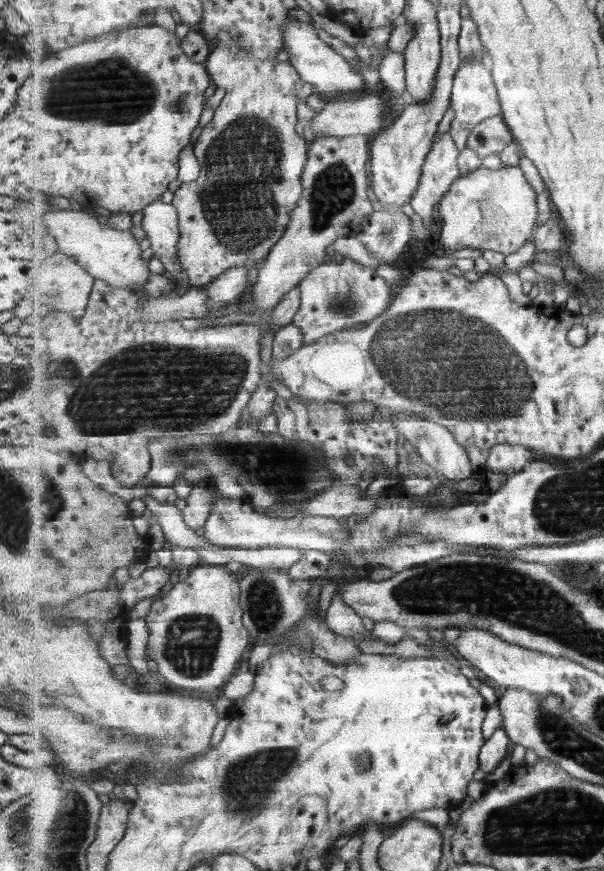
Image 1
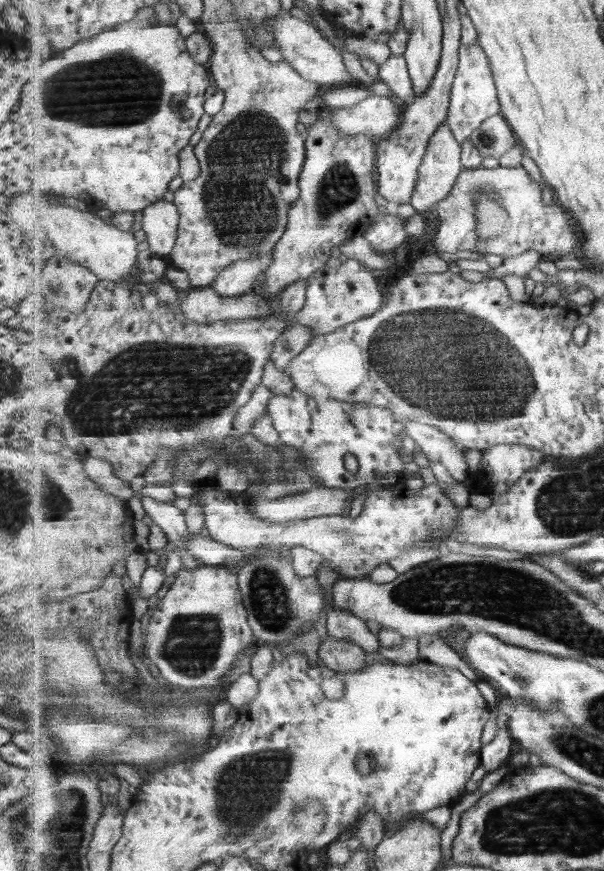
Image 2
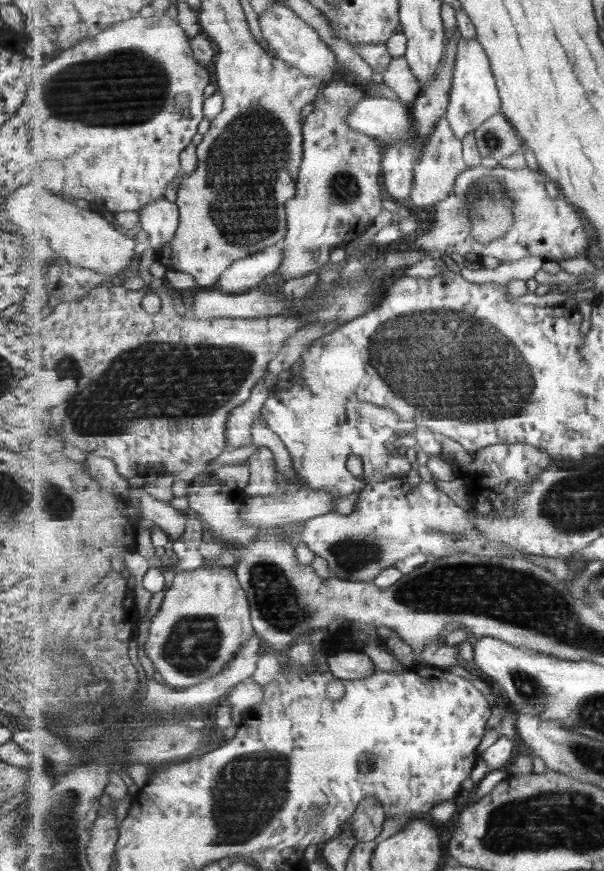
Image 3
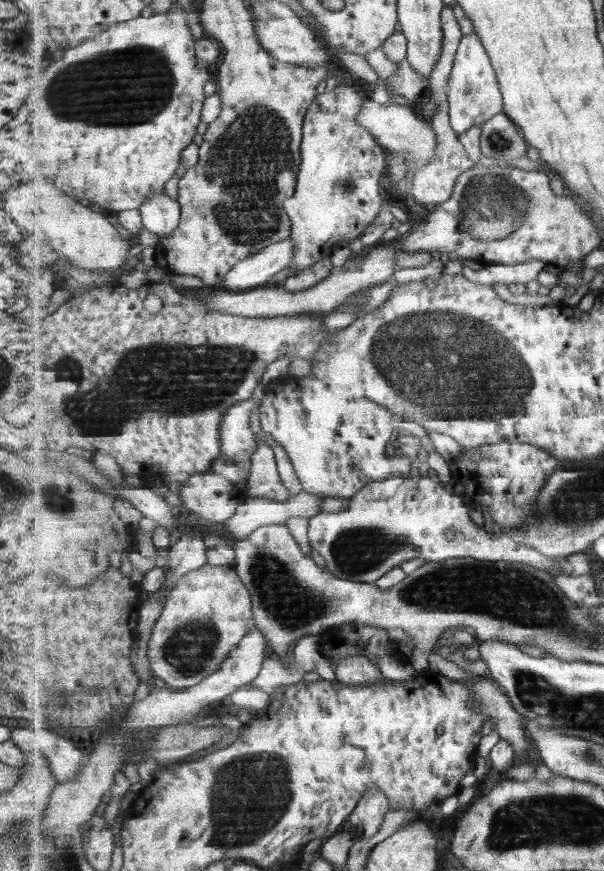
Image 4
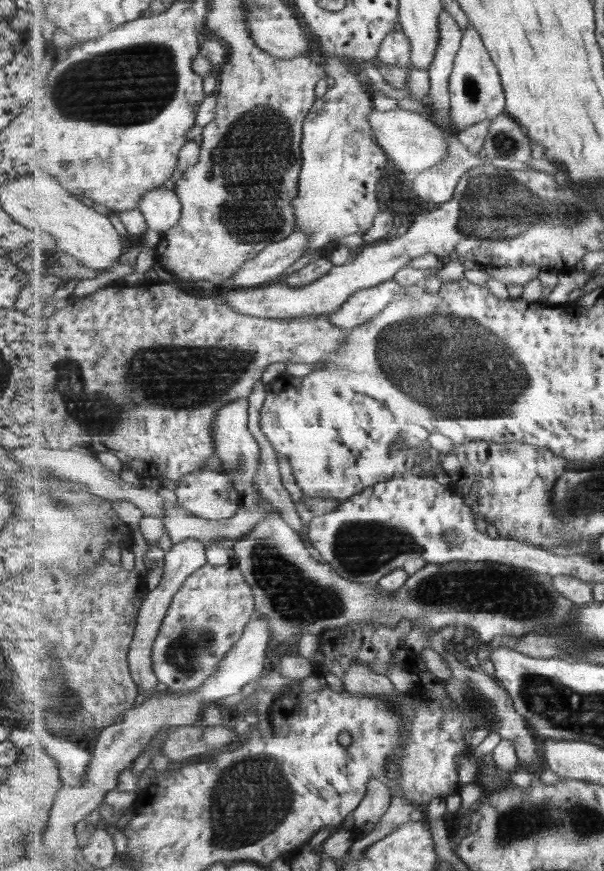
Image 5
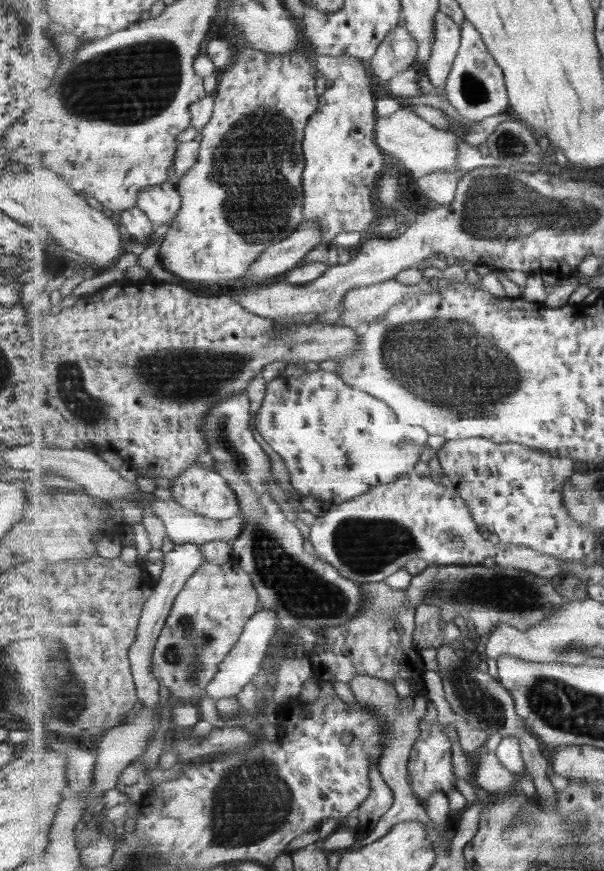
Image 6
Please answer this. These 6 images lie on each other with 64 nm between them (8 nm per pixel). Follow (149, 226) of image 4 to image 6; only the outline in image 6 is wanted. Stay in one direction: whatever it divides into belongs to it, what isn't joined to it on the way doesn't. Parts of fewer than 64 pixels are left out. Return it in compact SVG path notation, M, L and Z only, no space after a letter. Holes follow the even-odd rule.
M165 182L159 186L147 186L139 194L138 207L157 226L170 224L177 218L182 208L182 195L176 184Z

